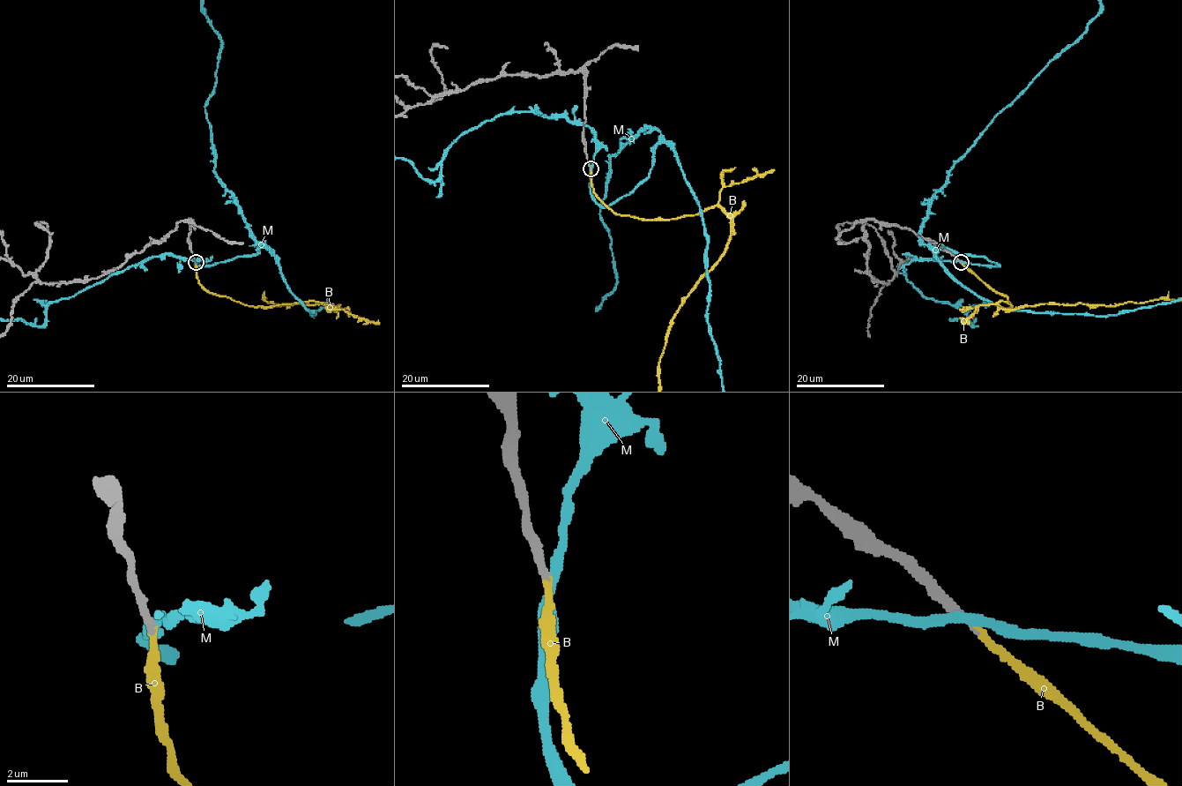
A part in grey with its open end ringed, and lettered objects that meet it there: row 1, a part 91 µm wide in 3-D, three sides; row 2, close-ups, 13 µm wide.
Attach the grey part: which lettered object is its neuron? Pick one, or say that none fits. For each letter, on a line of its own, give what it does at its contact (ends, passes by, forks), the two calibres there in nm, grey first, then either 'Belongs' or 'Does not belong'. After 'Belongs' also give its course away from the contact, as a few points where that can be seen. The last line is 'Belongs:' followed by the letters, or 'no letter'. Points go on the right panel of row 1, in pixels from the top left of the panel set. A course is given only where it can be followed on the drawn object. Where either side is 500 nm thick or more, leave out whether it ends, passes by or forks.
B: It ends there. Thickness 280 nm (grey) against 200 nm. Belongs
M: It passes by. Thickness 300 nm (grey) against 280 nm. Does not belong
Belongs: B

